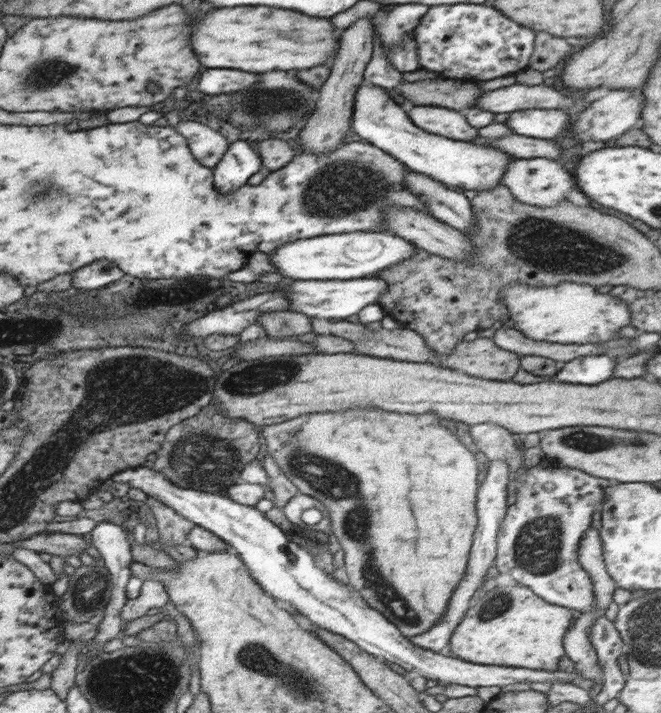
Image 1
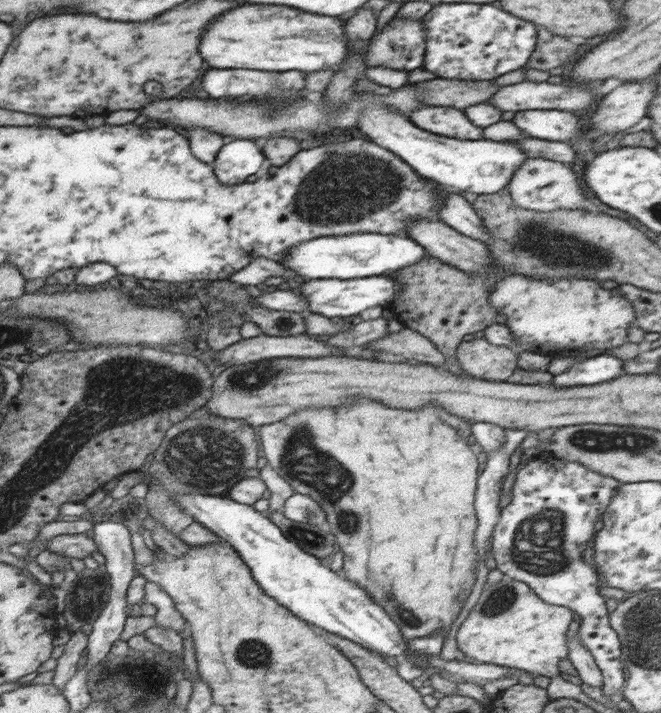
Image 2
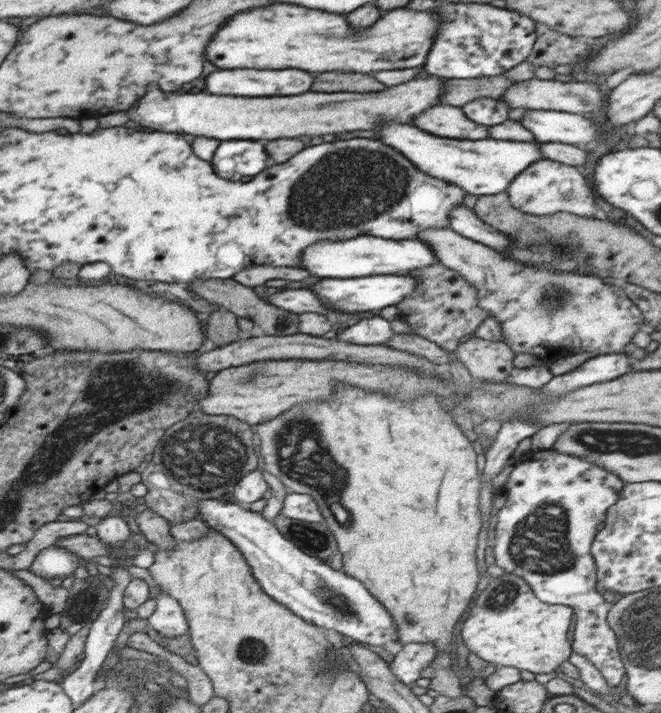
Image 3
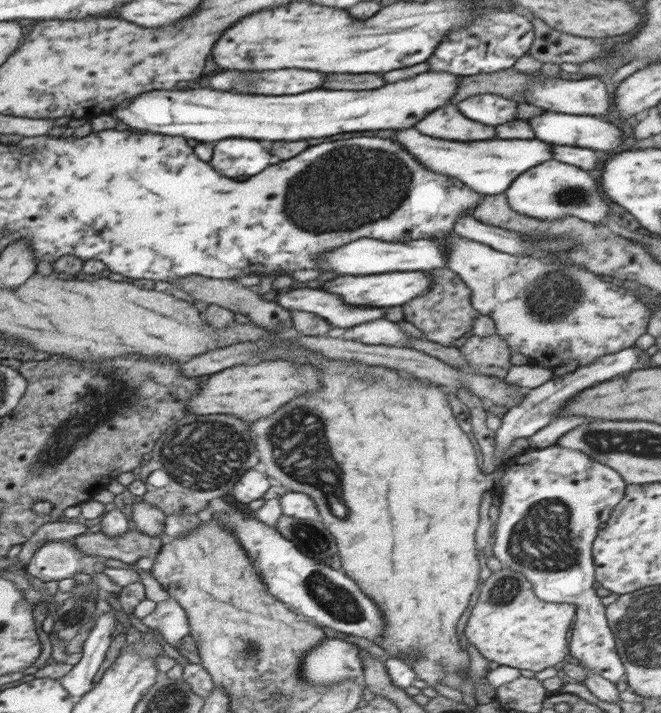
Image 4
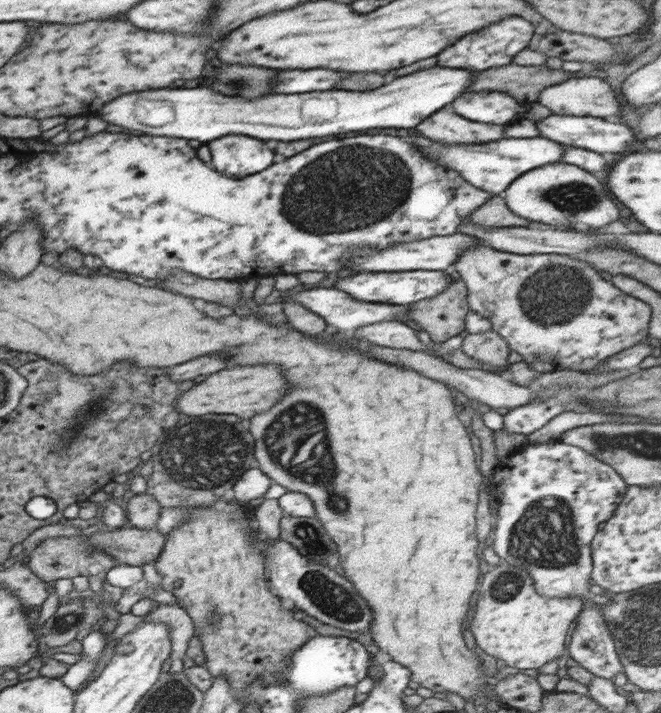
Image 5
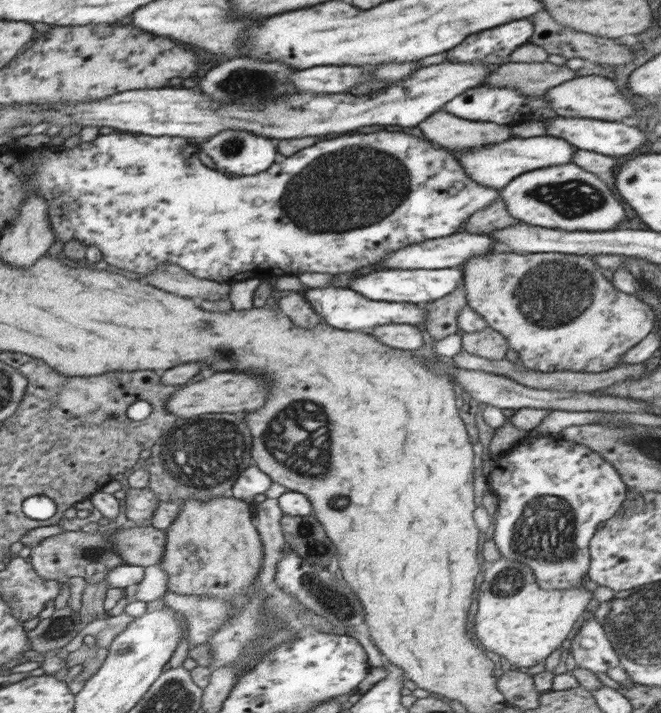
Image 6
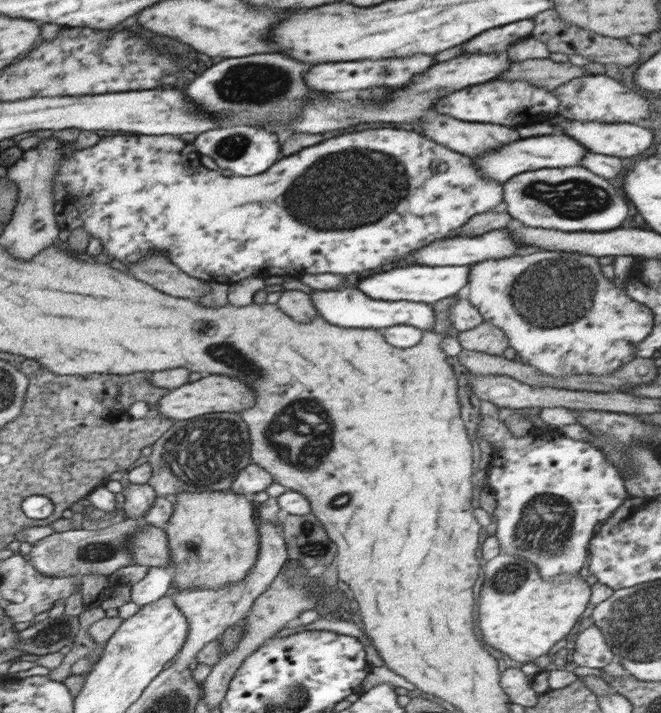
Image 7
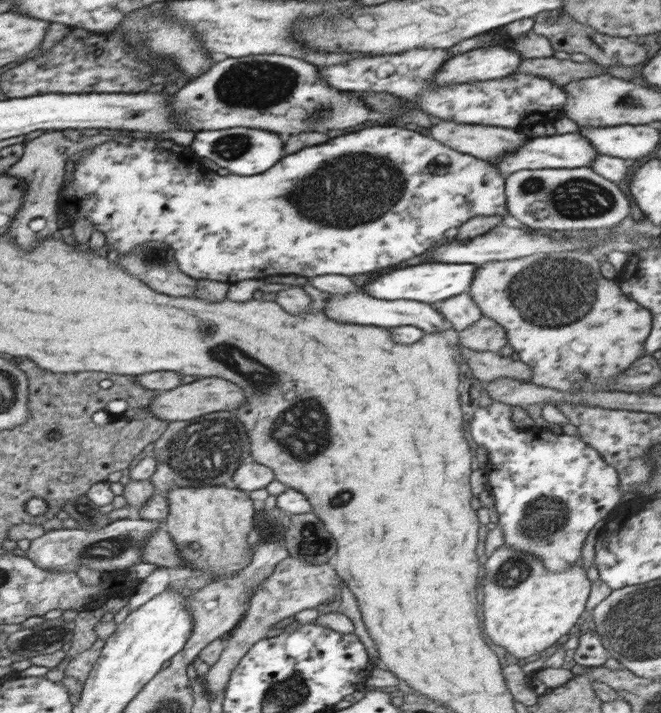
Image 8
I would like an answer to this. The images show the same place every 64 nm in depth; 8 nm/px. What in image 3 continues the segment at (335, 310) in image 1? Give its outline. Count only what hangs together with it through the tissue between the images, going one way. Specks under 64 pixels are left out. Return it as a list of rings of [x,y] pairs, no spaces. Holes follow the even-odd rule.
[[[396,273],[366,276],[366,278],[332,278],[332,280],[317,282],[308,289],[312,289],[328,307],[336,306],[344,312],[368,312],[398,305],[398,302],[404,300],[406,296],[410,296],[416,288],[418,288],[416,277]]]

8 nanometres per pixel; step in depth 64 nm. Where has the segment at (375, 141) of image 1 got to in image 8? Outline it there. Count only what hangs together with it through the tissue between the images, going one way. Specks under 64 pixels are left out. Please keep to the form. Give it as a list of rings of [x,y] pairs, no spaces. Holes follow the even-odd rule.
[[[560,134],[560,136],[544,136],[534,138],[526,146],[522,146],[518,152],[506,156],[502,162],[496,162],[496,166],[502,174],[512,174],[516,170],[541,168],[584,168],[598,158],[596,148],[582,136],[582,134]]]

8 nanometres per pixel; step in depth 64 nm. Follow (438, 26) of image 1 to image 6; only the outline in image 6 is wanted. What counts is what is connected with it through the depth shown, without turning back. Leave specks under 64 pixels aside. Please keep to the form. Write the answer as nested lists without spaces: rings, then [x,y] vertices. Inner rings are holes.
[[[526,18],[510,20],[510,22],[502,24],[502,26],[494,26],[464,38],[461,44],[446,52],[444,60],[450,62],[484,61],[484,63],[503,65],[509,62],[510,53],[513,53],[518,46],[522,47],[529,43],[533,32],[534,24],[530,20]]]

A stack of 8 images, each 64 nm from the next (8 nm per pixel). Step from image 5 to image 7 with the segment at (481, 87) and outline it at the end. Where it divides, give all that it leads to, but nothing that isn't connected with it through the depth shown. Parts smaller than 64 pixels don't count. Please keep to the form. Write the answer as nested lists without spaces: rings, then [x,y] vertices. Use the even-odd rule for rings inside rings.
[[[536,58],[514,62],[506,72],[502,72],[498,79],[514,81],[524,79],[530,85],[546,87],[555,90],[573,78],[590,75],[583,67],[567,62],[554,62],[549,58]]]

